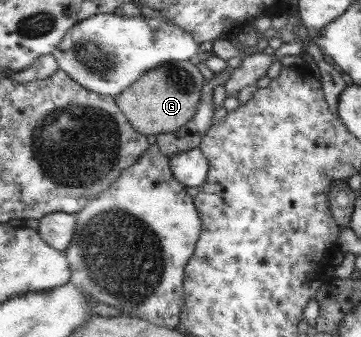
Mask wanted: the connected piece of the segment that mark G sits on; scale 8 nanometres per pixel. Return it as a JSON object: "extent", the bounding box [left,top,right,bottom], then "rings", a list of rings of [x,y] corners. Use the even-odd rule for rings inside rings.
{"extent":[115,61,204,135],"rings":[[[178,61],[148,71],[148,75],[136,81],[124,95],[117,95],[115,100],[128,115],[132,127],[144,131],[144,135],[174,134],[195,119],[203,91],[204,75],[200,69],[190,61]]]}

